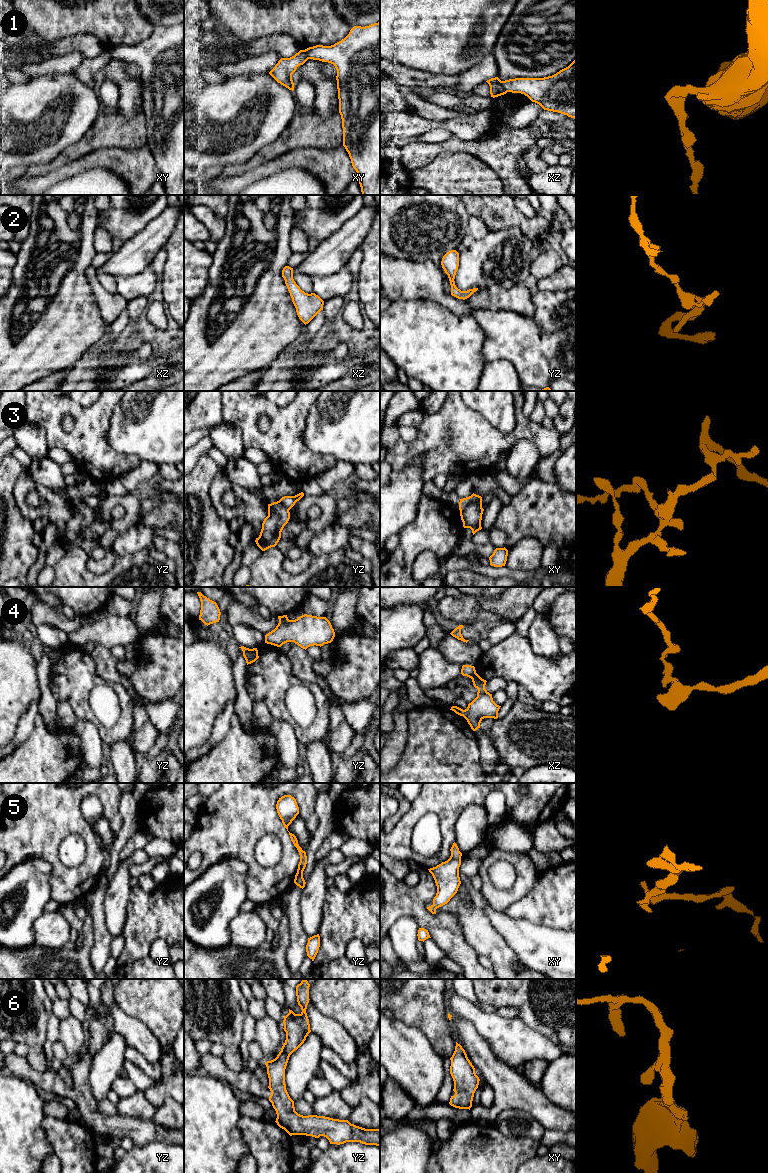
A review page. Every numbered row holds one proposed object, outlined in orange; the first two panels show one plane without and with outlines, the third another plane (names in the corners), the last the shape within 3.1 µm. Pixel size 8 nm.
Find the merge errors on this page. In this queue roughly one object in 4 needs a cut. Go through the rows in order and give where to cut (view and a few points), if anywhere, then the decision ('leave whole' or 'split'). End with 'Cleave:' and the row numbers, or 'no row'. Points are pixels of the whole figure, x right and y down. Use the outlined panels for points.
1: xz (500, 81), (506, 92) | split
2: no cut | leave whole
3: xy (481, 497), (460, 511) | split
4: xz (475, 671), (471, 678) | split
5: no cut | leave whole
6: no cut | leave whole
Cleave: 1, 3, 4

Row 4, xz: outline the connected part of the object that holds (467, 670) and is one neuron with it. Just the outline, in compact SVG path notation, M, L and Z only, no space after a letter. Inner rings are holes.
M463 665L462 666L462 669L461 669L461 674L463 676L467 676L469 678L472 679L472 677L474 676L476 670L475 670L475 667L474 666L471 666L471 665Z

